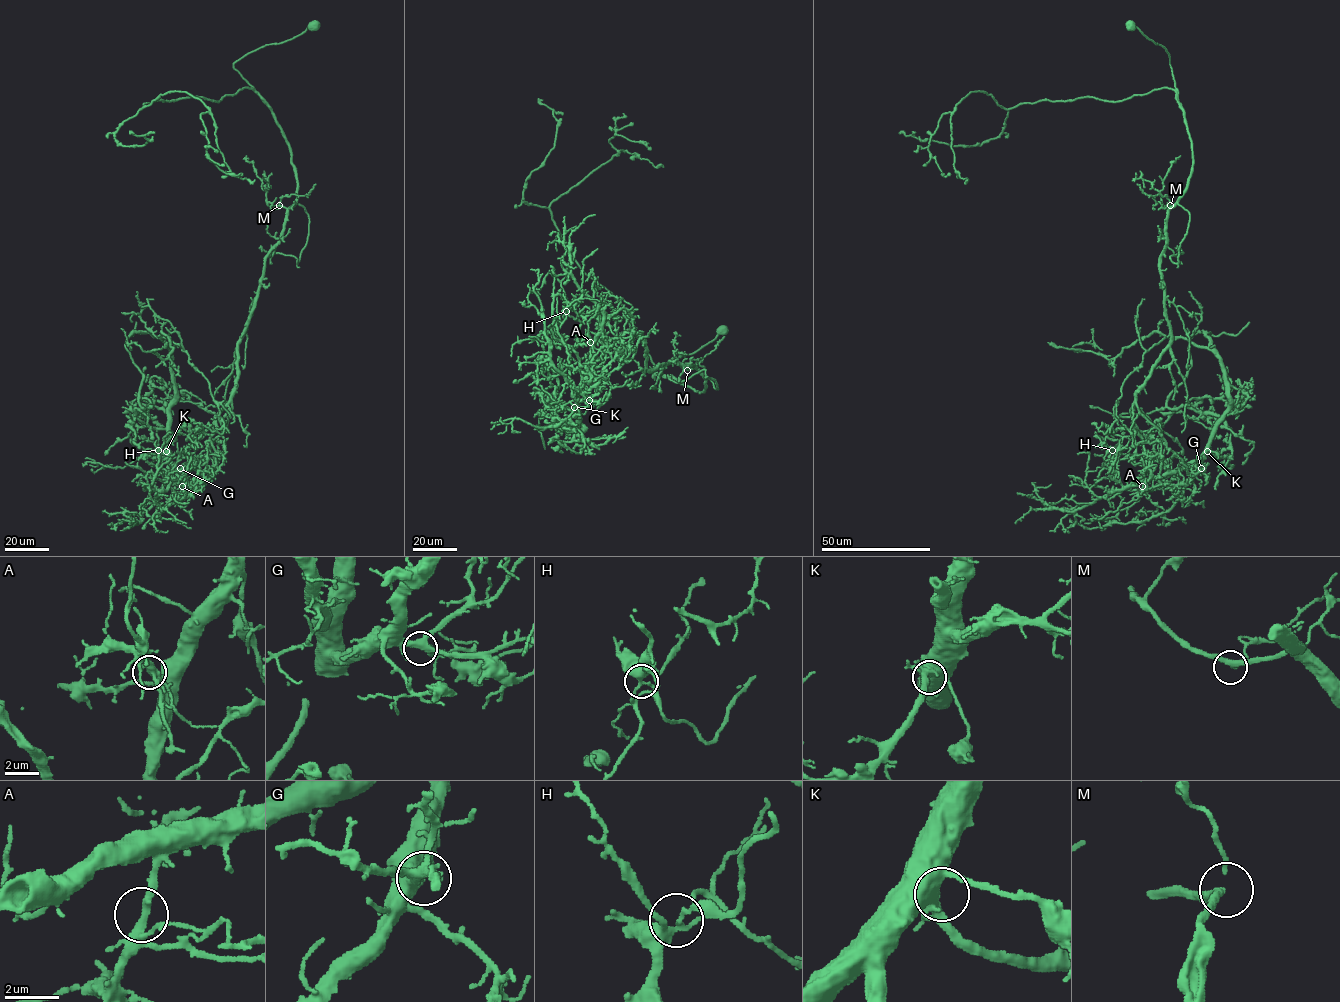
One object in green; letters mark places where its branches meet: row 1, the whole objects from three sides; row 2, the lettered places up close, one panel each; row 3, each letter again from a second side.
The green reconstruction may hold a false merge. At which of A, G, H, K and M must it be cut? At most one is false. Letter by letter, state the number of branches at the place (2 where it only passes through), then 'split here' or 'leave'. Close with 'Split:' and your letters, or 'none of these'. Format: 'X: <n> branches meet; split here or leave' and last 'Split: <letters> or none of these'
A: 4 branches meet; leave
G: 4 branches meet; leave
H: 4 branches meet; split here
K: 4 branches meet; leave
M: 3 branches meet; leave
Split: H

